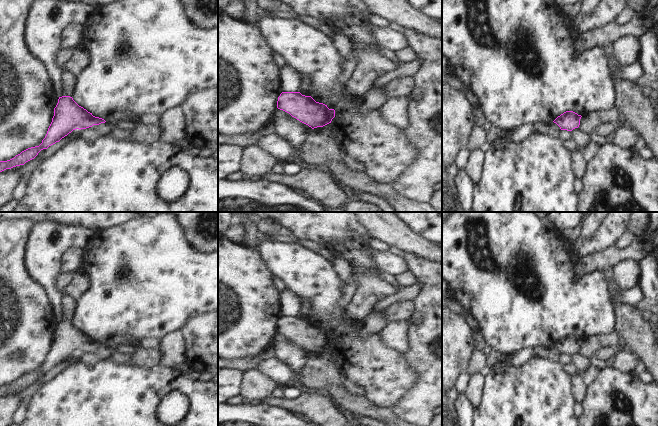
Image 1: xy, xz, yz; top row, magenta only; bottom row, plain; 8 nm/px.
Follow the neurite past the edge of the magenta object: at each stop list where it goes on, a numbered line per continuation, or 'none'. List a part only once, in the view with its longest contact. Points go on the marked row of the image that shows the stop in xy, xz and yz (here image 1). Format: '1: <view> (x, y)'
1: xy (69, 79)

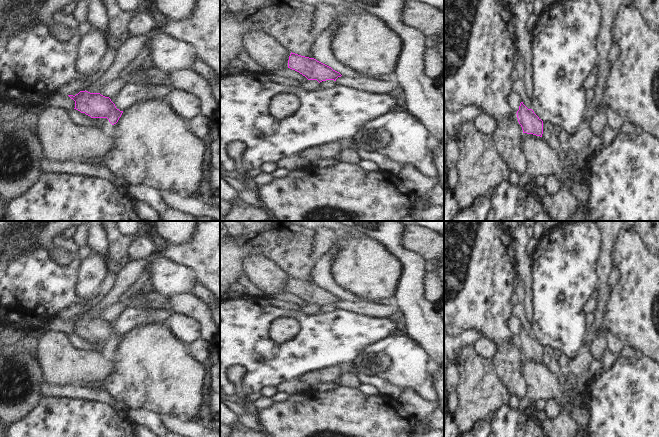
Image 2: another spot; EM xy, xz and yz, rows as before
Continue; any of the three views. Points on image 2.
none

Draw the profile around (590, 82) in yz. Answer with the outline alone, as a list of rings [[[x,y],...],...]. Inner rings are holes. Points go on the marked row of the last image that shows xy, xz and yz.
[[[592,72],[585,79],[584,87],[585,89],[595,88],[596,83],[597,83],[597,74],[595,72]]]

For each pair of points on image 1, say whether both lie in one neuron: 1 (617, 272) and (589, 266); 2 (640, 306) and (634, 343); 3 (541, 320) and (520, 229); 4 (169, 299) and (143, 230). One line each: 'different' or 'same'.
1: different
2: different
3: same
4: same

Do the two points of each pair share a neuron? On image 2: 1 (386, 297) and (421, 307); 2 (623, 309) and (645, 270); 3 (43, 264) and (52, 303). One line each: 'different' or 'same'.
1: different
2: same
3: same

